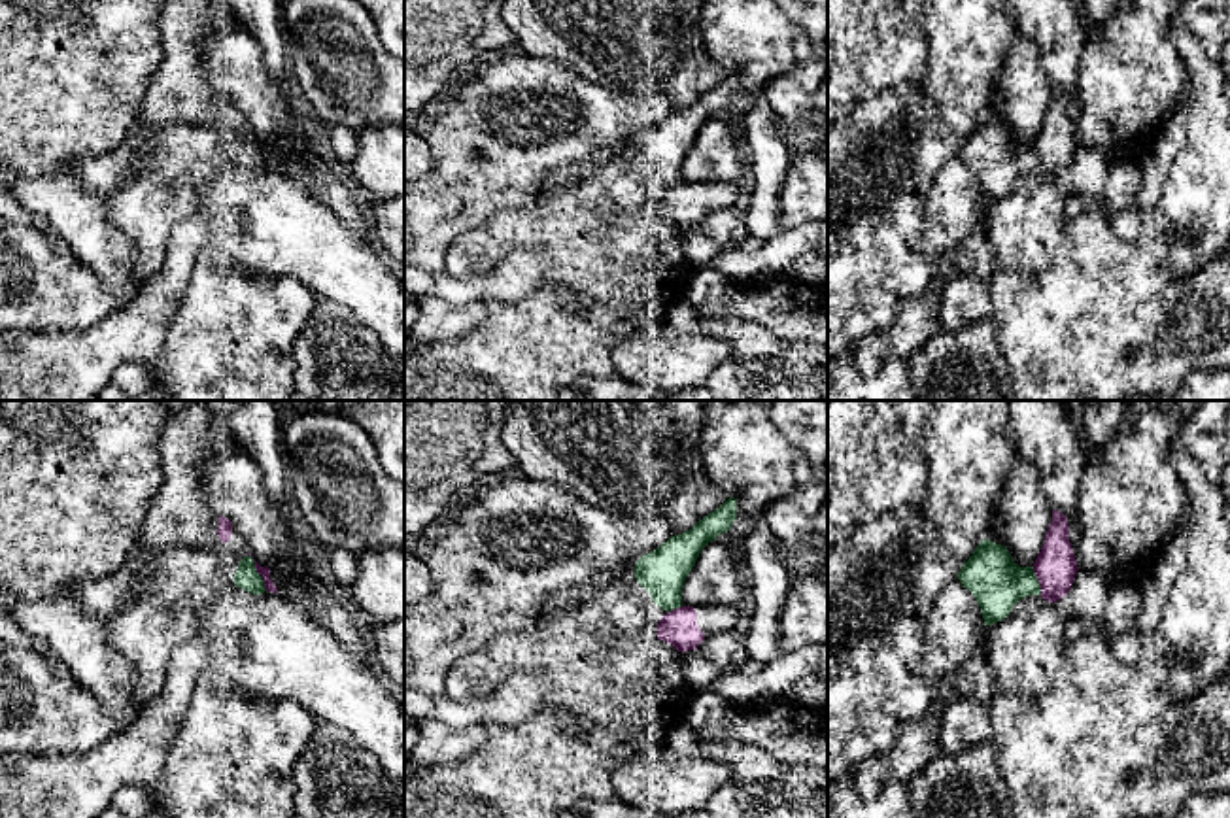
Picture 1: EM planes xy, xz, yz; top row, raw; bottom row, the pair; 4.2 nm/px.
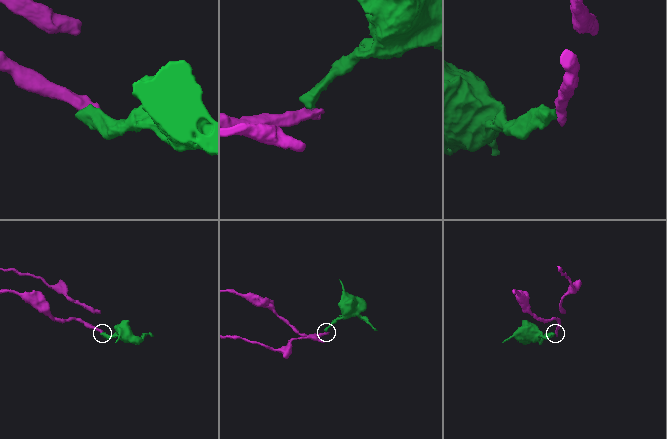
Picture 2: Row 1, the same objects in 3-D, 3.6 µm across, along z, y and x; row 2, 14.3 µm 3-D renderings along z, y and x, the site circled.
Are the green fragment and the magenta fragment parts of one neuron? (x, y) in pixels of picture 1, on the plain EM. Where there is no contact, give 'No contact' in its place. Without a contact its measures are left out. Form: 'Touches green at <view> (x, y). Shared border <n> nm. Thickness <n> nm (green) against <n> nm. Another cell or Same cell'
Touches green at xy (257, 150). Shared border 180 nm. Thickness 100 nm (green) against 50 nm. Another cell

